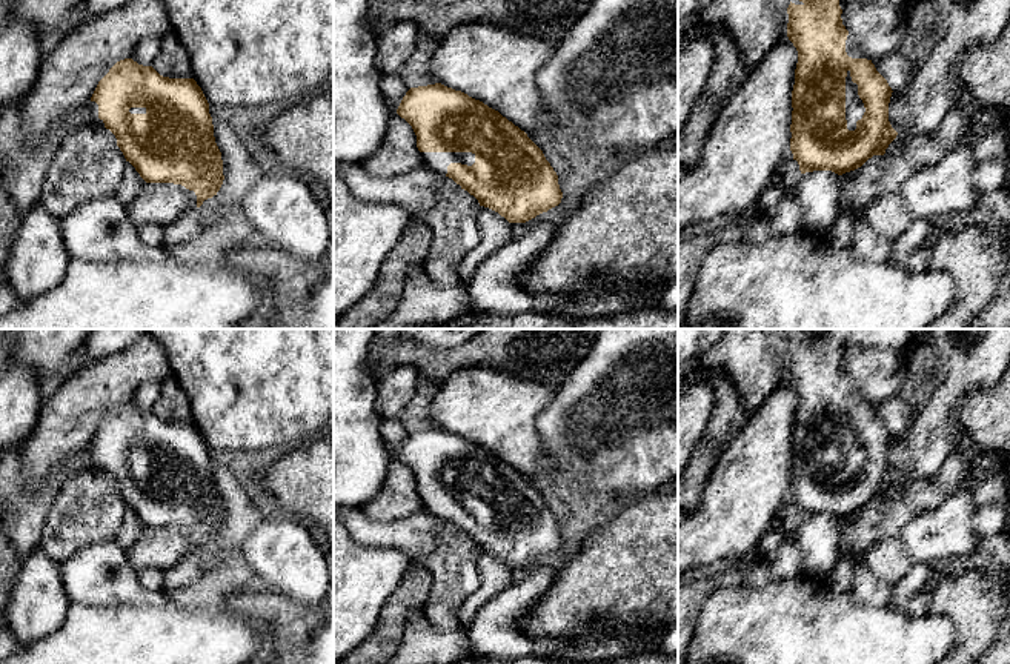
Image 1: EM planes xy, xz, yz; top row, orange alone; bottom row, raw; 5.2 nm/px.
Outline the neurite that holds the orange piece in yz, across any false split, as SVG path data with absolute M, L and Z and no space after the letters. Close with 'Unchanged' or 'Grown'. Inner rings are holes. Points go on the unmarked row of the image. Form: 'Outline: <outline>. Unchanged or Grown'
Outline: M778 329L799 349L790 346L787 352L787 381L798 395L795 429L792 435L790 495L801 518L832 515L838 520L861 512L873 500L884 500L898 476L889 466L892 432L858 393L855 384L842 369L842 354L850 344L864 347L901 349L910 340L912 329Z. Grown

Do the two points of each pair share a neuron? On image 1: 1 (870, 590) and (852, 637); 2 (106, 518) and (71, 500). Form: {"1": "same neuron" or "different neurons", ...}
{"1": "different neurons", "2": "same neuron"}

